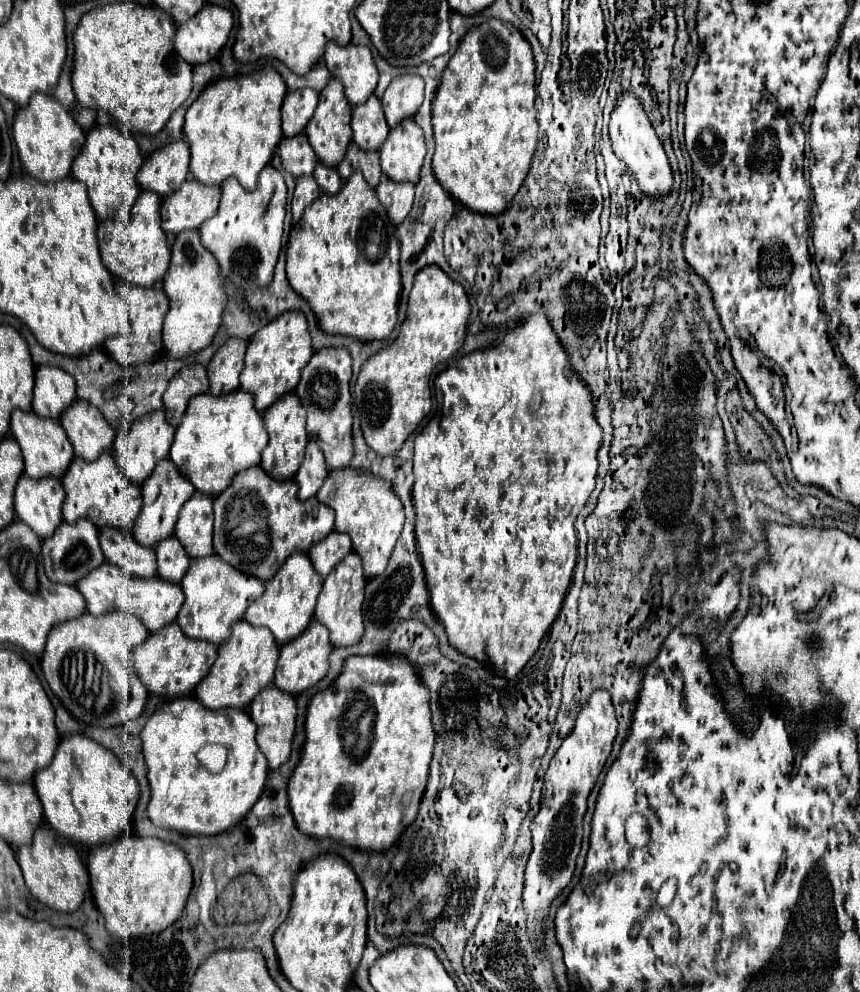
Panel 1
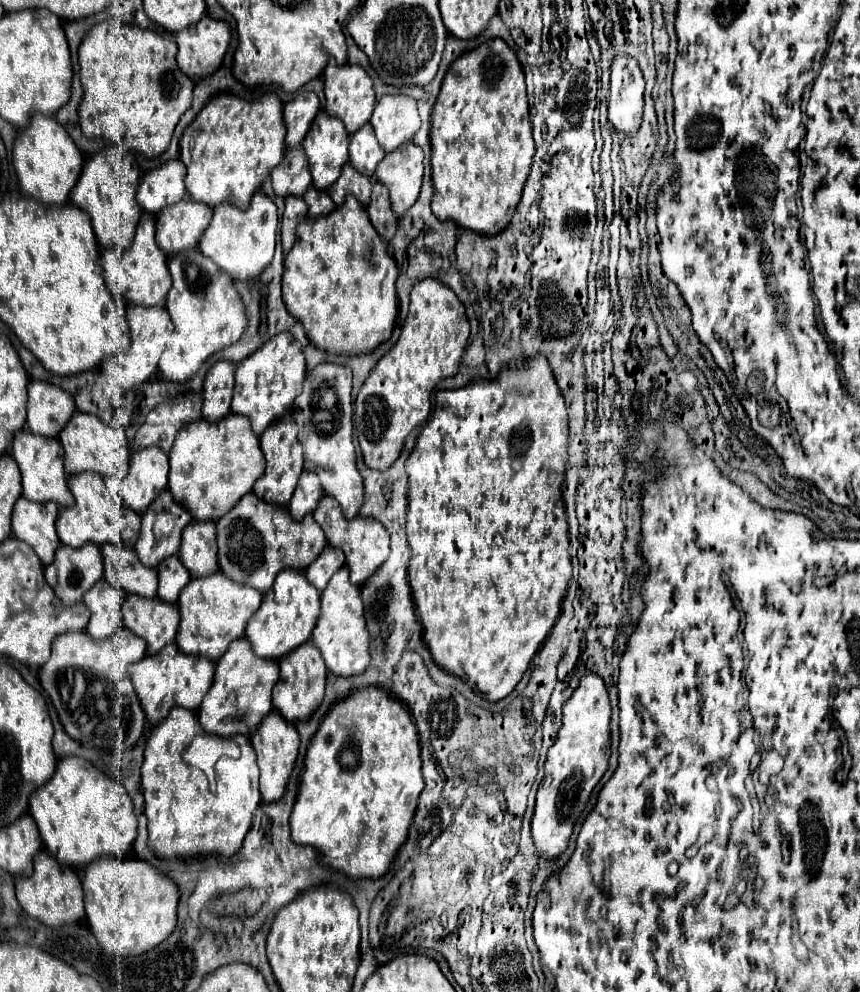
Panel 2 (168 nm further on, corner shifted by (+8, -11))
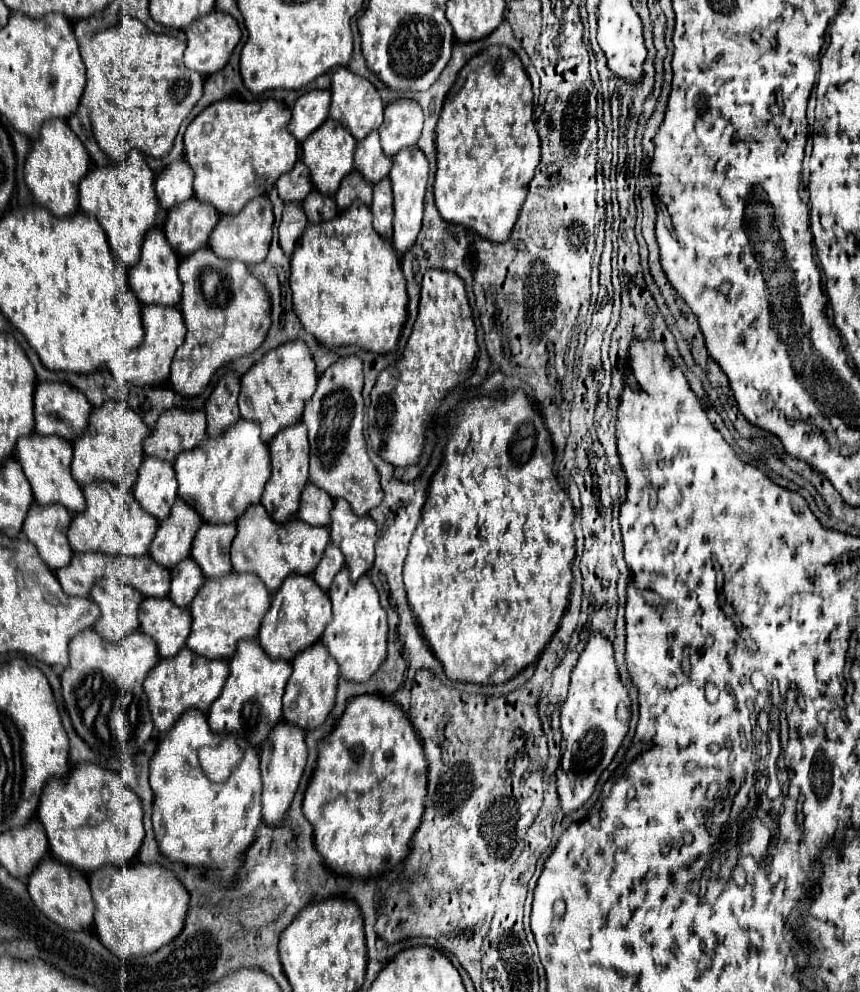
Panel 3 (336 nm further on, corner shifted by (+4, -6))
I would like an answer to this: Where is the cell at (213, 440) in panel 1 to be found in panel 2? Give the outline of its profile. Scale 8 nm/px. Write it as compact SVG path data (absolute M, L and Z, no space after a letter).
M235 413L227 415L225 419L217 423L197 421L197 423L185 425L173 443L173 449L169 453L169 463L171 463L169 491L175 497L175 501L191 513L195 521L219 521L243 495L251 493L255 479L263 475L263 467L265 467L259 439L251 431L251 421Z

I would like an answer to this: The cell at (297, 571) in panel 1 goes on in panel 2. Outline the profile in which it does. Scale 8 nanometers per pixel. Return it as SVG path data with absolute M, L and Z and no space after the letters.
M281 571L279 579L275 579L275 587L265 593L259 611L251 617L245 629L245 637L249 639L253 651L257 655L269 659L281 659L289 655L299 643L307 643L311 639L311 631L319 619L319 591L307 583L301 571Z

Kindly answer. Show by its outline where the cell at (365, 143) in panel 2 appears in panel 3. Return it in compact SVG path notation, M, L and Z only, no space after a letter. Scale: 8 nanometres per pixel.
M371 132L367 138L357 142L355 150L355 168L369 180L369 182L379 182L385 178L391 170L393 162L391 158L383 152L379 144L379 134Z

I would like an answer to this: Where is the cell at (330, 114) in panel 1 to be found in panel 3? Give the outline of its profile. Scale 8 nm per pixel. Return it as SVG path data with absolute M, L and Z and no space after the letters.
M325 120L303 144L303 162L307 162L311 170L311 180L315 182L315 188L321 194L331 194L335 196L335 190L339 188L339 182L353 170L353 152L355 152L357 140L351 136L351 132L341 126L335 120Z

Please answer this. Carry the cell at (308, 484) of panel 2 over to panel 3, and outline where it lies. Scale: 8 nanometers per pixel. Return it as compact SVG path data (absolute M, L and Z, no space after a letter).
M309 482L301 492L297 516L311 526L323 526L323 524L327 526L331 506L333 506L333 498L325 494L325 490L319 490L315 484Z

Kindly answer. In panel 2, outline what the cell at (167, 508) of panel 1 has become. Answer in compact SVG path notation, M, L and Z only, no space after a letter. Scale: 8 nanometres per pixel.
M163 491L151 503L151 507L141 515L141 519L143 519L143 525L141 525L141 533L139 533L139 541L135 545L135 551L137 551L143 565L159 567L159 563L163 559L167 559L179 551L181 533L191 523L191 515L187 509L183 509L183 507L179 507L179 503L175 503L175 499L169 491Z

